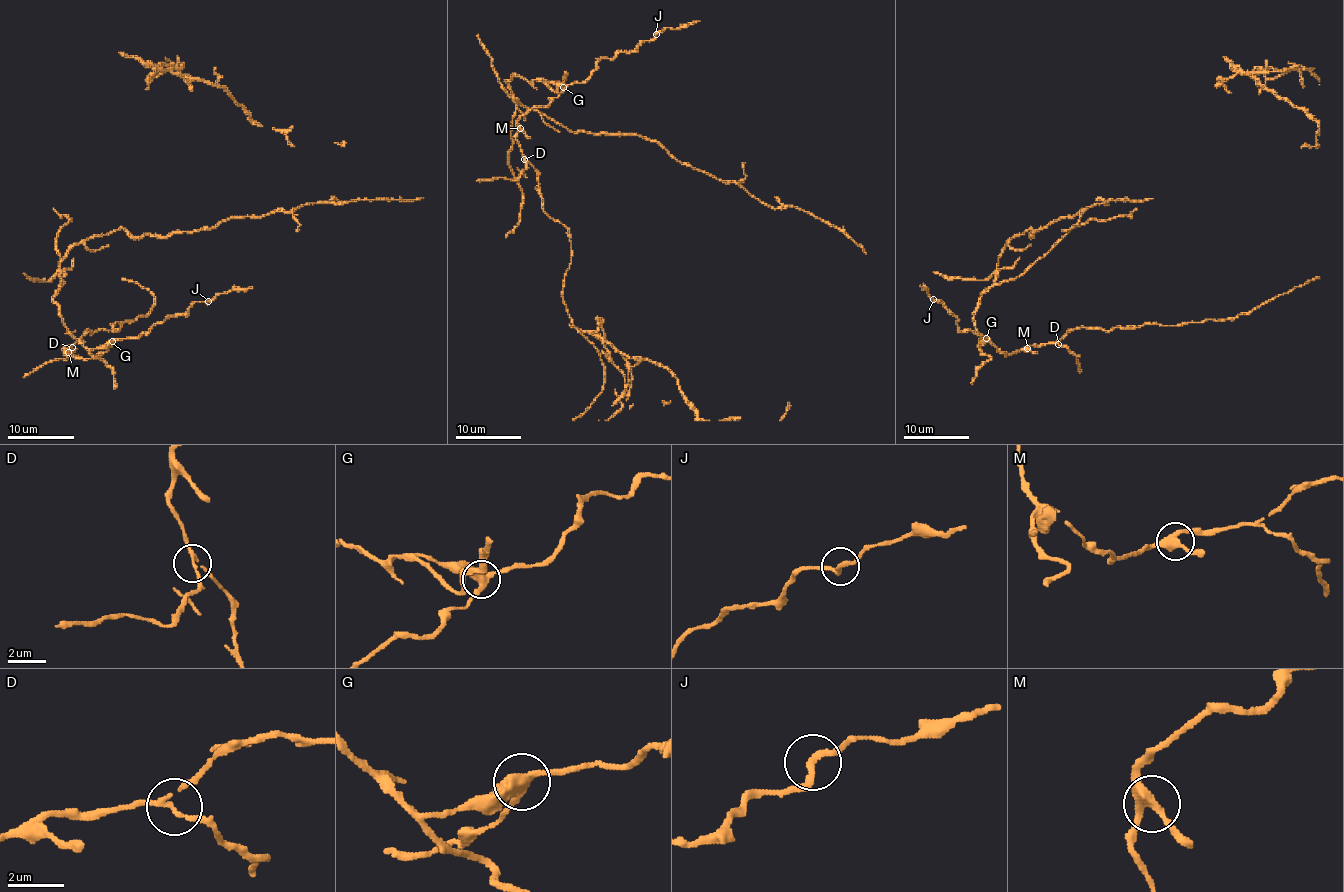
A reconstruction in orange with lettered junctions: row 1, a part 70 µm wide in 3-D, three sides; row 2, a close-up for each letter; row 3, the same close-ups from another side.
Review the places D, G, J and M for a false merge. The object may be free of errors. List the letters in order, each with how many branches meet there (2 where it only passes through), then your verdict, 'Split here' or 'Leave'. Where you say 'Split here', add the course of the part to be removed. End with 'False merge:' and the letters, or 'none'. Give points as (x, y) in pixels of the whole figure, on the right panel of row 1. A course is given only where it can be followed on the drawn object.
D: Branches: 3. Leave
G: Branches: 3. Split here
J: Branches: 2. Leave
M: Branches: 3. Leave
False merge: G

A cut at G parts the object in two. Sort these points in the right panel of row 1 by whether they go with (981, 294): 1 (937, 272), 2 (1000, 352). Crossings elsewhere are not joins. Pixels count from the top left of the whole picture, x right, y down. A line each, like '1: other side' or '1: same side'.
1: same side
2: other side

